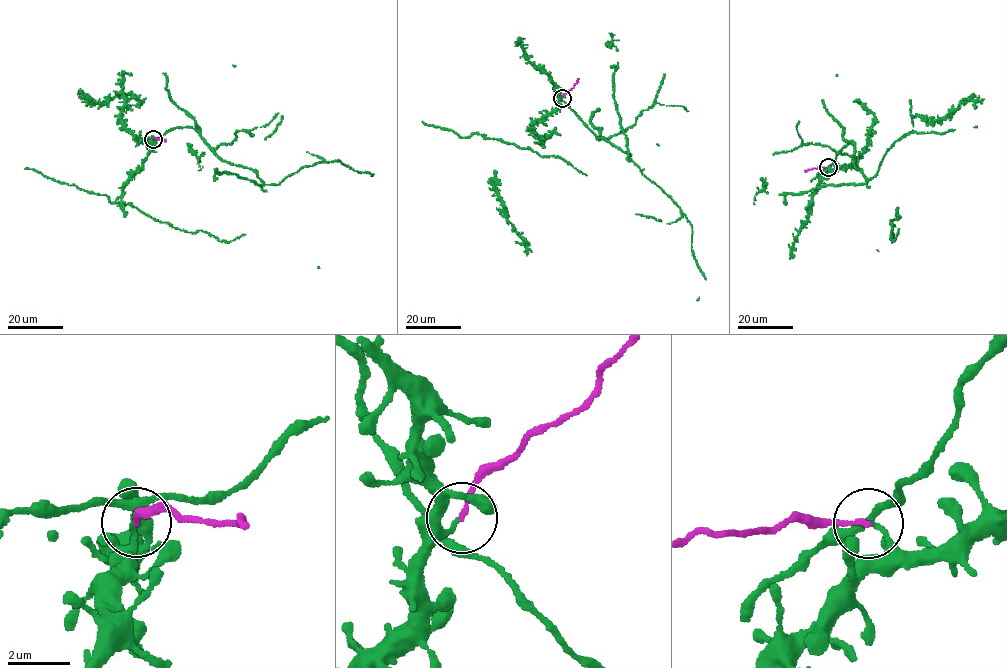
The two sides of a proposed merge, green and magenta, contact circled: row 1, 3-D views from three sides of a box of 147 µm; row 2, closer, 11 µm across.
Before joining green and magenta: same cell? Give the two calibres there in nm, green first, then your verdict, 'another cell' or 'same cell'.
90 nm thick on the green side, 140 nm on the other; another cell

